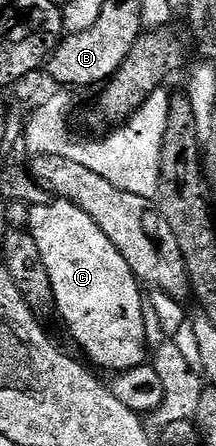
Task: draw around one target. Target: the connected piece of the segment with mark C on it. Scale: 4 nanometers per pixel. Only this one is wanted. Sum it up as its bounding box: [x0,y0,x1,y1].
[25,198,149,374]

